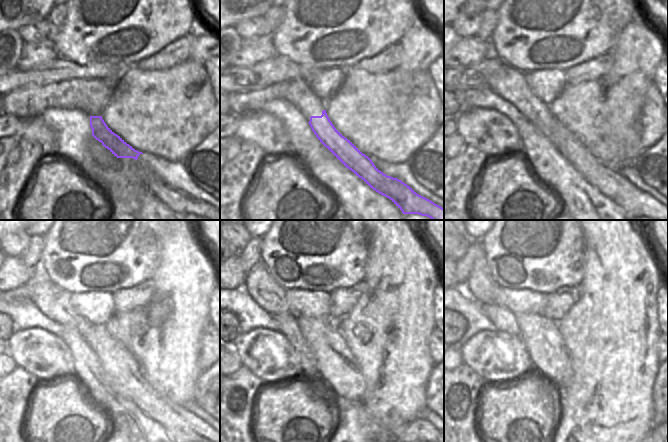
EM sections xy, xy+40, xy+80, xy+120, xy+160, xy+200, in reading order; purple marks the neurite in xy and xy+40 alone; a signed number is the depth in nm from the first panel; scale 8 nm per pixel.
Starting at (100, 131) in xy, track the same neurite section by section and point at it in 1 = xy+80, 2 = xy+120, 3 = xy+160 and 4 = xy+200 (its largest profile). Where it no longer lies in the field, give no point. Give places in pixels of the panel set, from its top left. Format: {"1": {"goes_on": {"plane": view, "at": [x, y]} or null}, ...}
{"1": {"goes_on": {"plane": "xy+80", "at": [605, 178]}}, "2": {"goes_on": {"plane": "xy+120", "at": [122, 369]}}, "3": {"goes_on": {"plane": "xy+160", "at": [337, 368]}}, "4": {"goes_on": {"plane": "xy+200", "at": [547, 351]}}}

